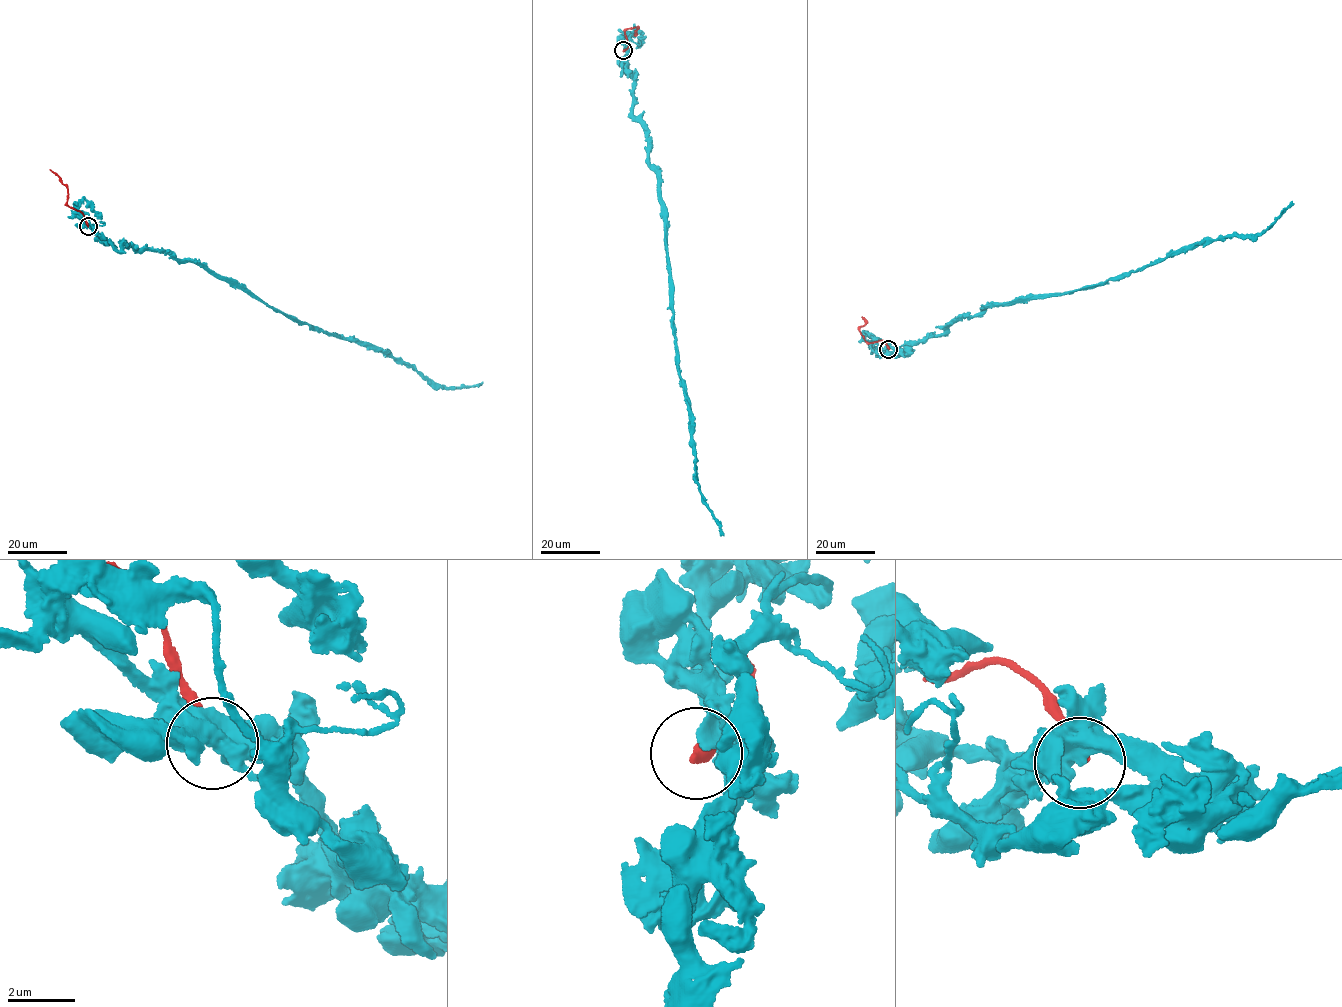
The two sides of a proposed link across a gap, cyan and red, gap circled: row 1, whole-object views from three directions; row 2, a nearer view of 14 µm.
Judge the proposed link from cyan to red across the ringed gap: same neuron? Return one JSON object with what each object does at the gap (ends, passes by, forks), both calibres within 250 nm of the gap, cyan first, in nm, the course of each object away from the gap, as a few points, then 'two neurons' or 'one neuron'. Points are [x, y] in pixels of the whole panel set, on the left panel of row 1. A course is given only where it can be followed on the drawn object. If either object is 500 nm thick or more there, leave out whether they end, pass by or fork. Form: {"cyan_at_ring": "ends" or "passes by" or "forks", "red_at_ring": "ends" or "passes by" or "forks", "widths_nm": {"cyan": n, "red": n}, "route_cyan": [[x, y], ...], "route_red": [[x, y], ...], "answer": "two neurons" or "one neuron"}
{"cyan_at_ring": "ends", "red_at_ring": "ends", "widths_nm": {"cyan": 480, "red": 320}, "route_cyan": [[89, 227], [119, 251], [125, 244], [198, 263], [301, 324], [377, 348], [444, 387], [482, 382]], "route_red": [[88, 226], [81, 212], [67, 205], [67, 187], [49, 169]], "answer": "two neurons"}

